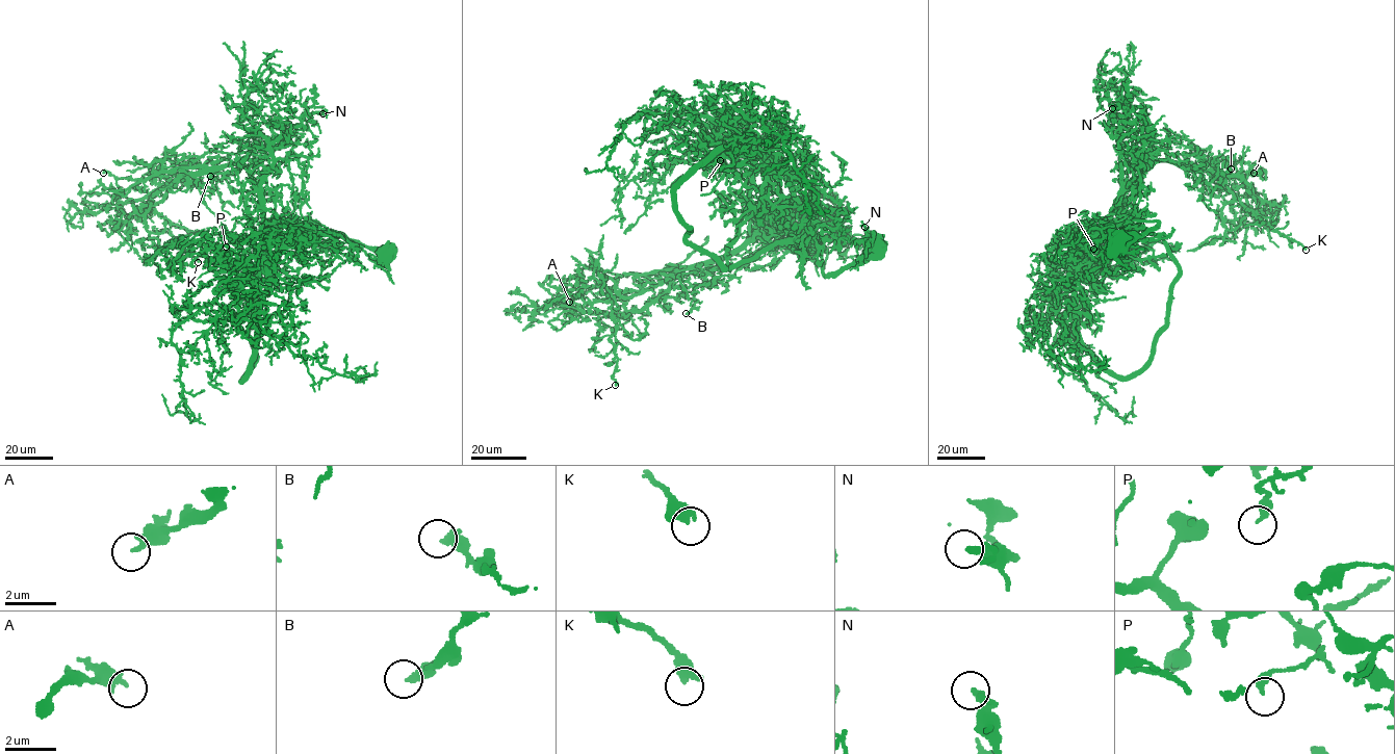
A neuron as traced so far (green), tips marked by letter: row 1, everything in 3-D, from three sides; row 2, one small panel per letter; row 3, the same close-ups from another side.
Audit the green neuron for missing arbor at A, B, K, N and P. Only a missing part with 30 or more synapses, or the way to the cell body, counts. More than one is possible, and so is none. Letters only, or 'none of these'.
none of these

